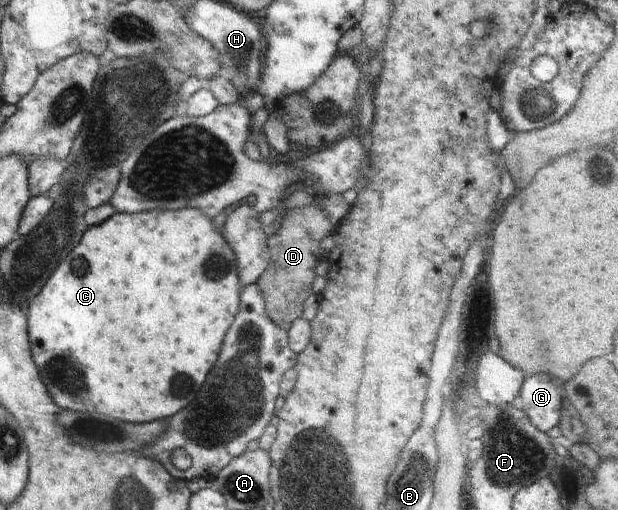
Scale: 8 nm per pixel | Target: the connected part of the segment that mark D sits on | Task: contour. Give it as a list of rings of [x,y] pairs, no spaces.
[[[312,204],[288,209],[287,214],[281,218],[281,228],[277,234],[268,238],[270,261],[255,283],[260,286],[266,298],[266,313],[283,330],[288,331],[292,322],[302,316],[304,300],[313,294],[315,267],[320,258],[324,257],[319,243],[334,230],[335,226],[329,220],[327,212]]]

